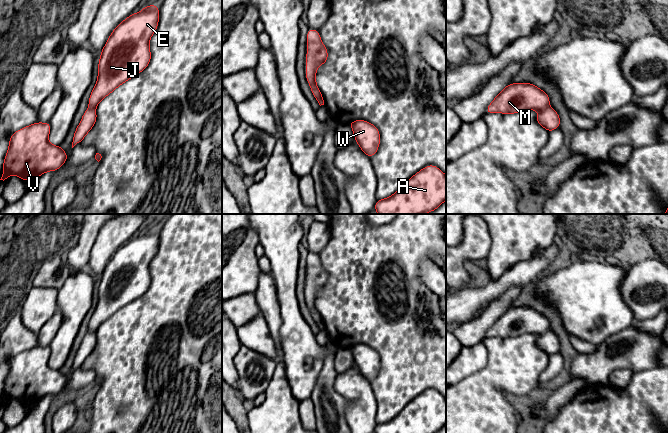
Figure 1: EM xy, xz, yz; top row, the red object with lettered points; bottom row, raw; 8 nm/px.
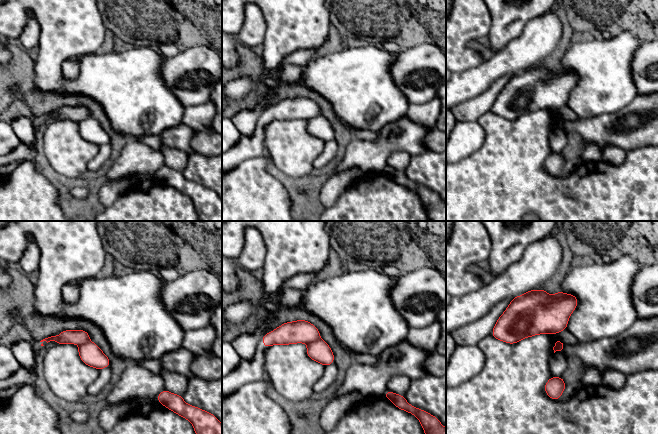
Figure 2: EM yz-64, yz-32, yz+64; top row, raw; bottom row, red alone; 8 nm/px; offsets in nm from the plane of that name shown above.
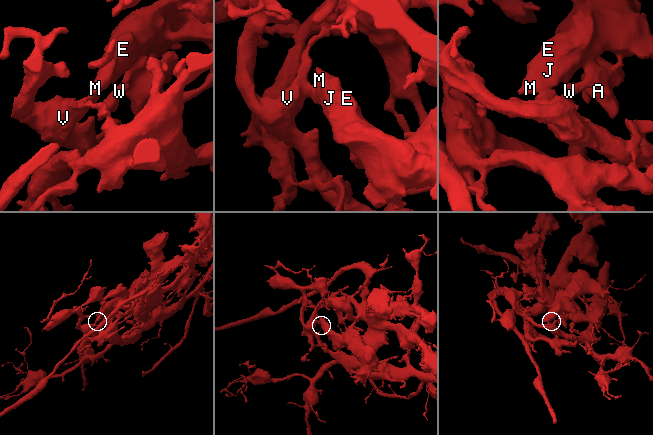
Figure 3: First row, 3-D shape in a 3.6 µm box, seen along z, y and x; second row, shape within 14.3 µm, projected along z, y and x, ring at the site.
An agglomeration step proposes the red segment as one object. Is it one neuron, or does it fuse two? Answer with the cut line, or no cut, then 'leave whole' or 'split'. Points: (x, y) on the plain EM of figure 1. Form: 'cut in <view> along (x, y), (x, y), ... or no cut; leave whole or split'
cut in yz along (548, 329), (540, 334); split

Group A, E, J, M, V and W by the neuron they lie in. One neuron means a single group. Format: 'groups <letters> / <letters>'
groups A E J M W / V

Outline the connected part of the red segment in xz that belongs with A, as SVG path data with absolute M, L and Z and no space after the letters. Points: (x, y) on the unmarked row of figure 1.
M428 389L386 423L377 424L375 433L437 433L446 424L446 399Z

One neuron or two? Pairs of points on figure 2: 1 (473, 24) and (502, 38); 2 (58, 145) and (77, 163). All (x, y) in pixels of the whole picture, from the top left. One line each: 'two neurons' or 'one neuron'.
1: two neurons
2: one neuron

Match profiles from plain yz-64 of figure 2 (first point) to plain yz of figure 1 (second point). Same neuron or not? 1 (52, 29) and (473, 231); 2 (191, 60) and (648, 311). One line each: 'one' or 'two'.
1: two
2: one

